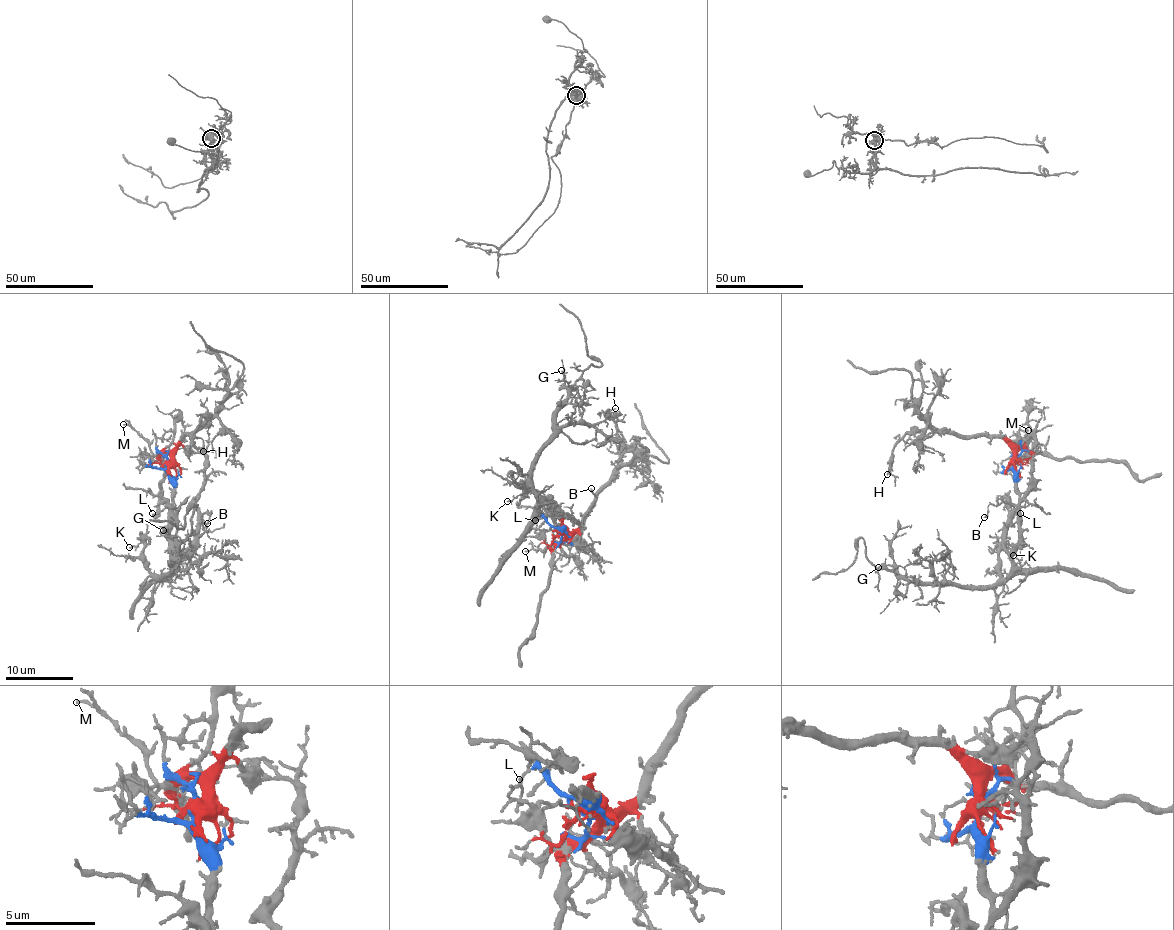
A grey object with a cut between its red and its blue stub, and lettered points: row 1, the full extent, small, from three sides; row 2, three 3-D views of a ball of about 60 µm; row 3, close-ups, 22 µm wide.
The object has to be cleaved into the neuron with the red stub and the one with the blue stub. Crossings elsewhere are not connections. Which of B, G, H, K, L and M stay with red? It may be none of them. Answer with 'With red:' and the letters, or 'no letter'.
With red: H, M

